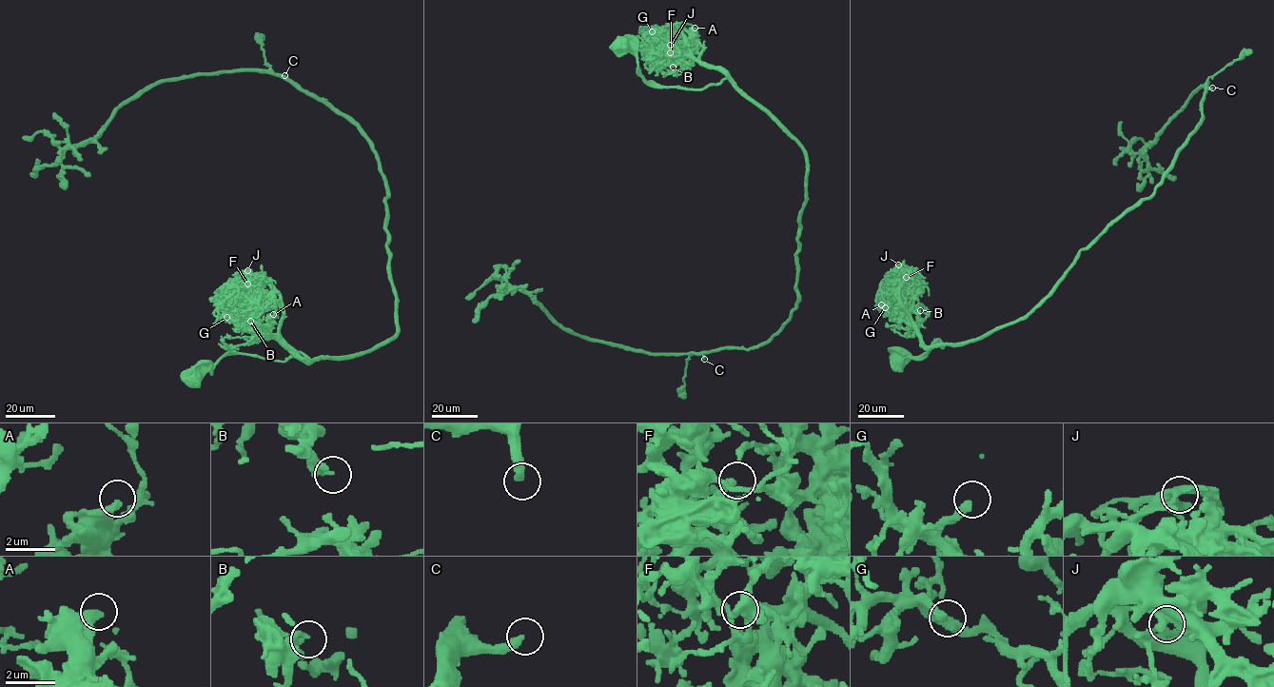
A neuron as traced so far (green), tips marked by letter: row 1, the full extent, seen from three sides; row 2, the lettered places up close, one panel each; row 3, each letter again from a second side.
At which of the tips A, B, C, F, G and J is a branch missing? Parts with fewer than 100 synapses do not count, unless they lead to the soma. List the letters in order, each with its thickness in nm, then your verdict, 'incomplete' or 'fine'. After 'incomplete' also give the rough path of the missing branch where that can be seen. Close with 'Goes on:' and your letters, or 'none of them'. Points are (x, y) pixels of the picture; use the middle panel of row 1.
A: calibre 400 nm; fine
B: calibre 280 nm; fine
C: calibre 320 nm; incomplete; course (704, 359), (709, 402), (715, 411)
F: calibre 320 nm; fine
G: calibre 340 nm; fine
J: calibre 280 nm; fine
Goes on: C

